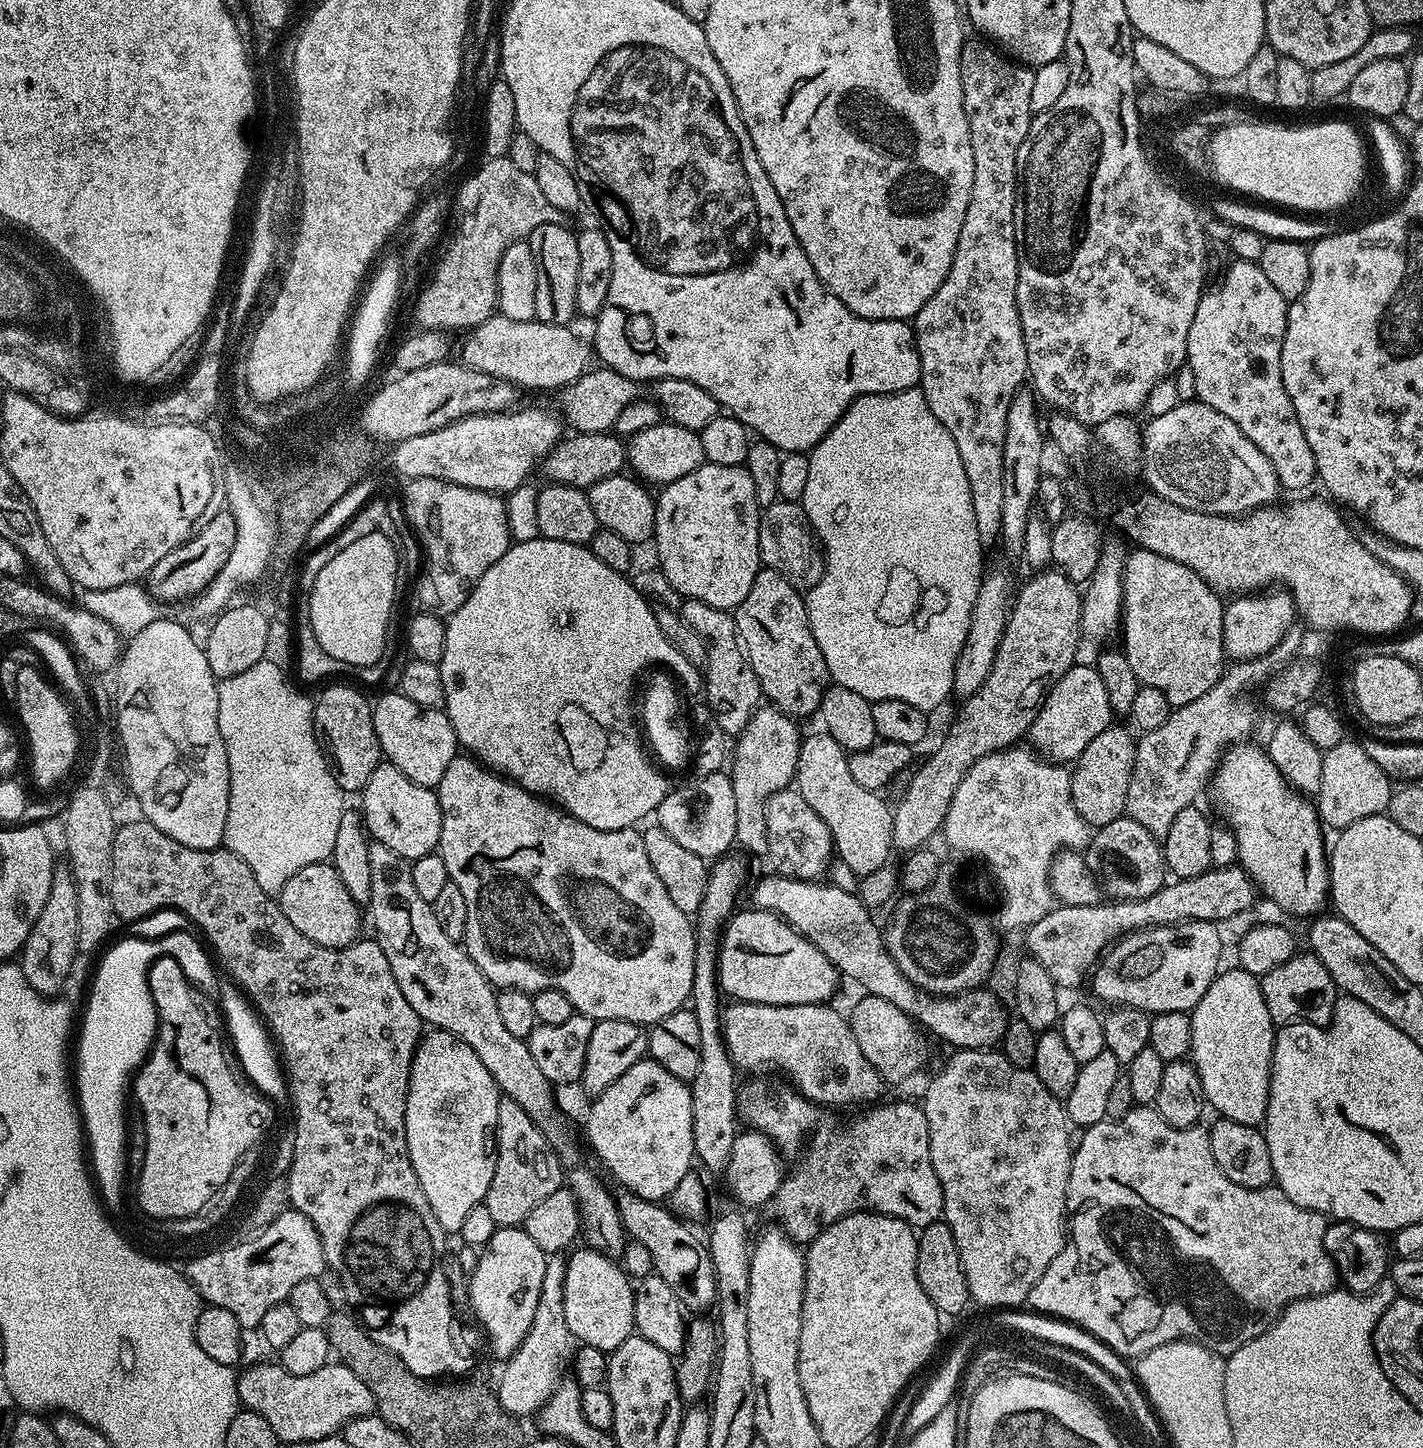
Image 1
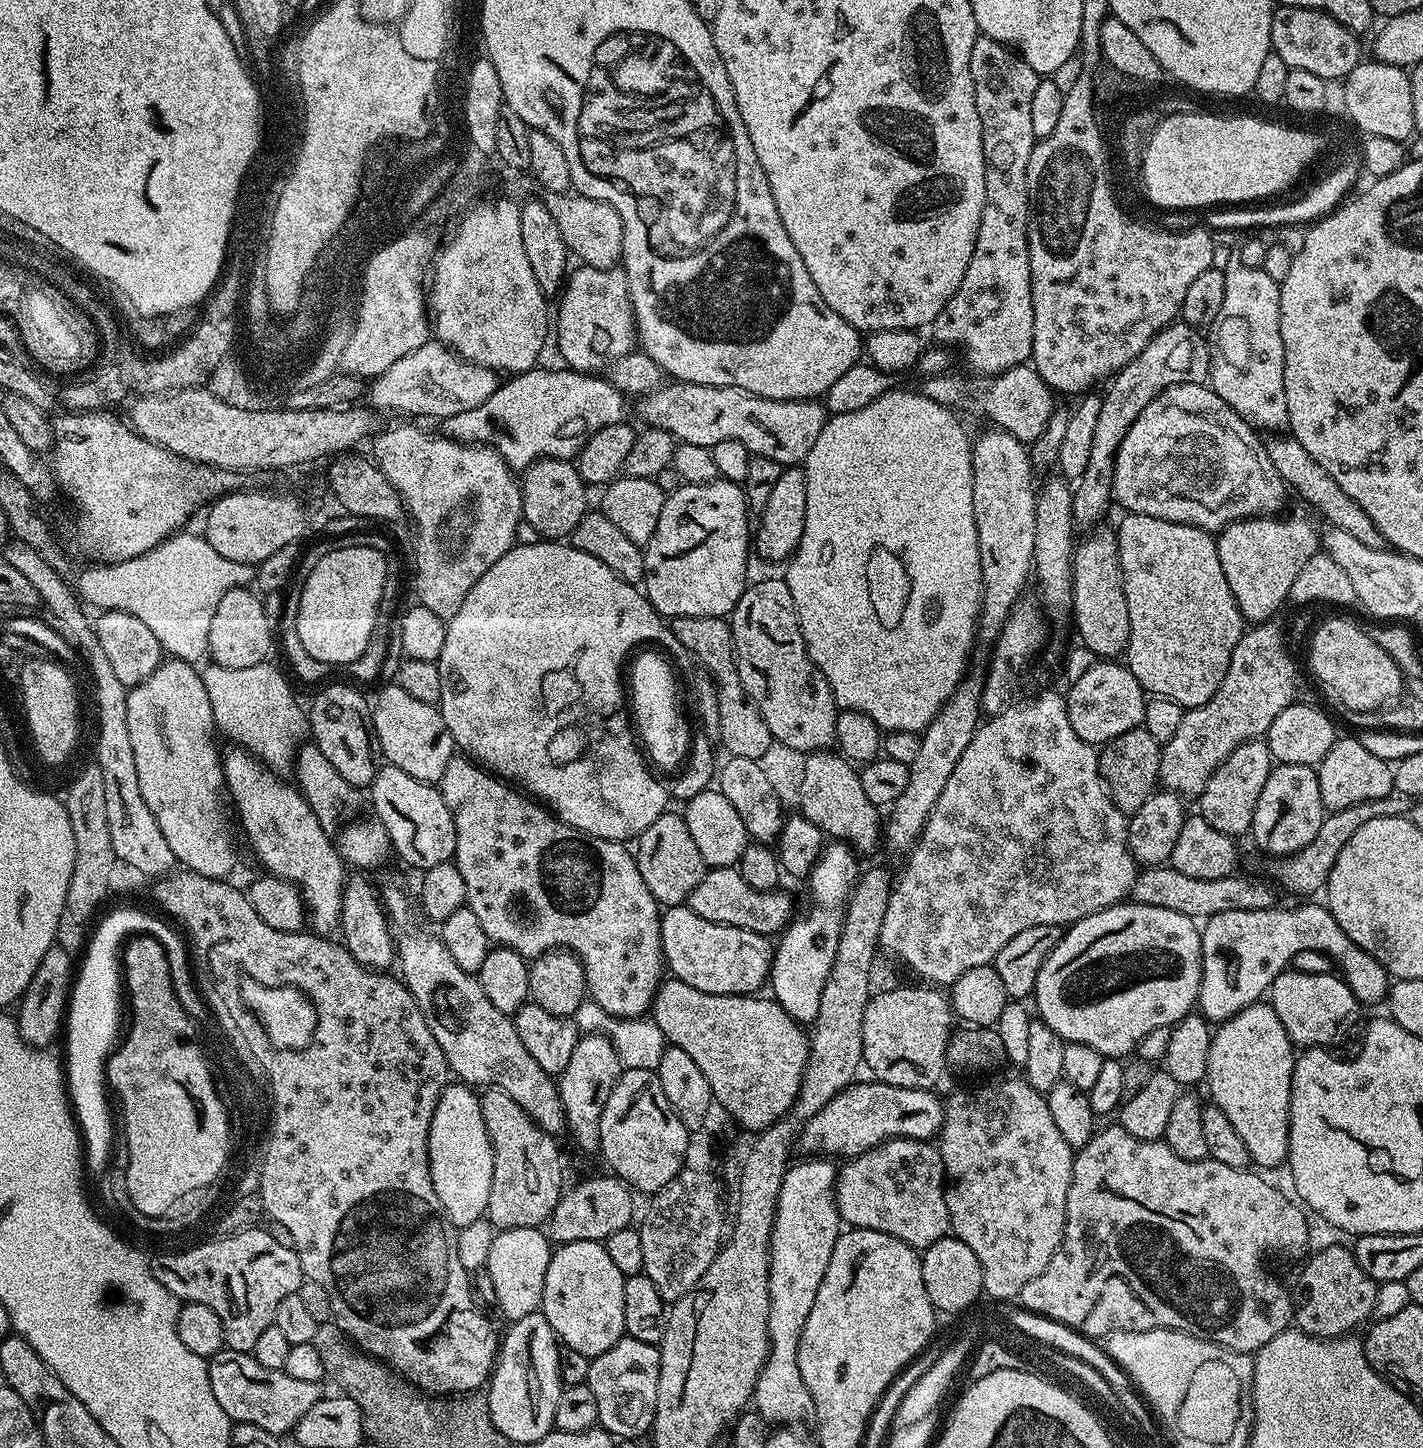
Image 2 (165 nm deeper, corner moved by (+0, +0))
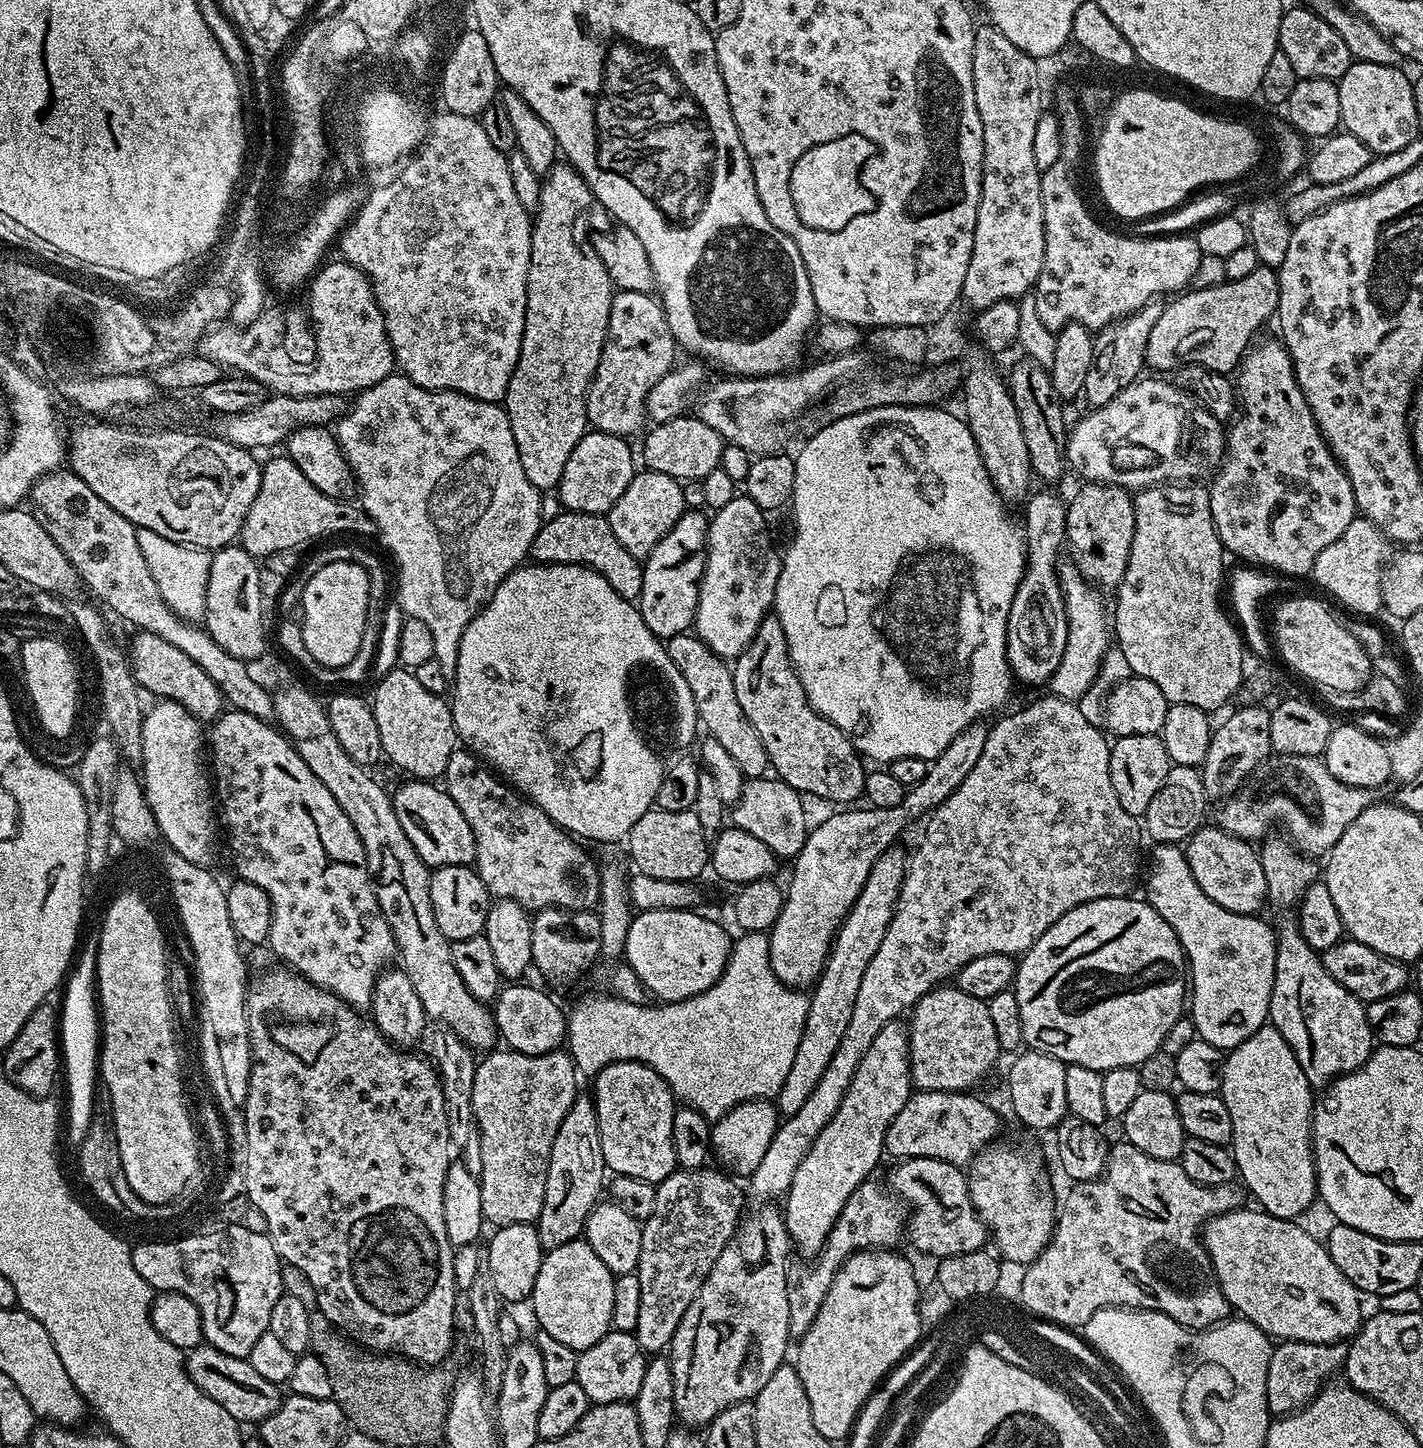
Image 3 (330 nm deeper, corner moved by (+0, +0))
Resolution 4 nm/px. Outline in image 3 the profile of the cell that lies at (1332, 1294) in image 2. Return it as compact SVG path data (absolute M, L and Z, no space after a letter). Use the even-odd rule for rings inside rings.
M1282 1340L1273 1347L1270 1354L1270 1370L1266 1370L1266 1398L1268 1411L1273 1417L1288 1416L1306 1407L1316 1393L1341 1371L1348 1353L1348 1344L1319 1344Z

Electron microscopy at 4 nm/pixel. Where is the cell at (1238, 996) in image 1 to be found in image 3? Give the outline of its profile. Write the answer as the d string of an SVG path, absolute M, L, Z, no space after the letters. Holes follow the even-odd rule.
M1271 1026L1259 1028L1246 1042L1225 1055L1224 1068L1220 1071L1219 1095L1224 1097L1226 1110L1230 1110L1232 1142L1230 1151L1236 1159L1236 1171L1243 1187L1257 1200L1263 1211L1283 1220L1296 1220L1318 1200L1316 1191L1316 1159L1312 1153L1312 1109L1314 1089L1306 1078L1294 1050Z

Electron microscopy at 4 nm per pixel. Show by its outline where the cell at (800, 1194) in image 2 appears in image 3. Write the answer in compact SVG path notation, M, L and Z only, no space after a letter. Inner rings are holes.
M895 1019L886 1026L882 1026L882 1030L878 1030L878 1038L874 1038L874 1043L871 1044L870 1050L866 1050L862 1062L858 1062L858 1070L834 1118L826 1122L826 1126L822 1128L822 1134L818 1134L818 1138L810 1146L806 1158L794 1172L794 1182L790 1184L788 1195L783 1197L784 1225L788 1227L793 1249L804 1255L801 1257L815 1258L820 1253L838 1214L842 1214L842 1206L846 1206L846 1198L850 1198L850 1194L854 1194L854 1190L858 1190L858 1186L862 1186L862 1182L869 1179L873 1175L872 1171L879 1166L880 1156L885 1155L886 1130L890 1122L894 1122L898 1110L906 1106L909 1096L914 1091L908 1066L908 1030L903 1023L900 1023L899 1019Z

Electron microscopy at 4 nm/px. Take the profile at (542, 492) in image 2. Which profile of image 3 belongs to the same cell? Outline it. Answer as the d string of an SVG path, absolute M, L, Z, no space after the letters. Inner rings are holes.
M558 162L548 175L543 177L540 185L540 202L536 207L534 219L532 220L532 245L530 246L530 270L526 274L526 326L522 330L522 350L518 354L518 362L514 366L514 374L510 374L510 386L506 386L506 394L502 401L502 407L508 411L510 418L510 430L514 430L514 442L518 446L518 458L522 458L522 470L526 470L526 478L535 488L547 490L555 489L562 478L562 470L569 460L574 446L584 437L585 432L589 431L590 425L586 414L586 402L588 401L588 387L592 385L592 378L598 370L598 362L602 358L604 343L608 341L608 327L610 326L610 306L614 289L610 274L606 274L606 266L602 266L602 258L594 250L590 234L605 231L606 222L609 223L610 217L604 208L596 200L596 195L586 186L582 174L567 162Z

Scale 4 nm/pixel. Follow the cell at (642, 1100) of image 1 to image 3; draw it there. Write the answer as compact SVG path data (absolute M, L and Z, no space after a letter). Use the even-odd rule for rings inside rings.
M614 1062L596 1073L594 1083L605 1169L655 1185L663 1182L678 1168L672 1141L674 1097L668 1083L653 1068L638 1062Z

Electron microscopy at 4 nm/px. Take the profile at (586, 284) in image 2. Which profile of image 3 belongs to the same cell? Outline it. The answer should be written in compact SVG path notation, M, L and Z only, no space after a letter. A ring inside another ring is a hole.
M617 291L610 306L608 341L604 343L592 385L588 387L586 414L589 425L597 432L625 438L639 437L646 428L650 390L654 390L658 381L672 371L678 360L676 352L678 345L659 299L646 292Z

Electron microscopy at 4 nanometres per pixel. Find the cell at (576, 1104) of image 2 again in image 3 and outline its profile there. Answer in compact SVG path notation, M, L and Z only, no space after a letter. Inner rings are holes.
M580 1094L570 1110L566 1110L566 1118L562 1118L562 1126L558 1126L558 1134L554 1134L554 1146L550 1150L546 1194L542 1194L540 1219L534 1224L542 1247L546 1250L557 1248L581 1239L586 1218L601 1199L603 1188L605 1191L606 1169L602 1158L602 1138L598 1134L598 1114L593 1097Z

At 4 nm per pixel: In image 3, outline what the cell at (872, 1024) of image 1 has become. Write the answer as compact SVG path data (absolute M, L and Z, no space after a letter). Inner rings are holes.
M937 986L932 991L927 992L923 998L911 1009L910 1017L912 1021L907 1021L908 1030L908 1066L912 1083L919 1091L922 1092L968 1092L992 1067L996 1064L996 1059L1002 1056L1002 1049L998 1042L998 1034L994 1034L994 1022L990 1018L990 1010L987 1003L978 998L970 998L970 994L962 994L962 990L958 990L954 986Z

